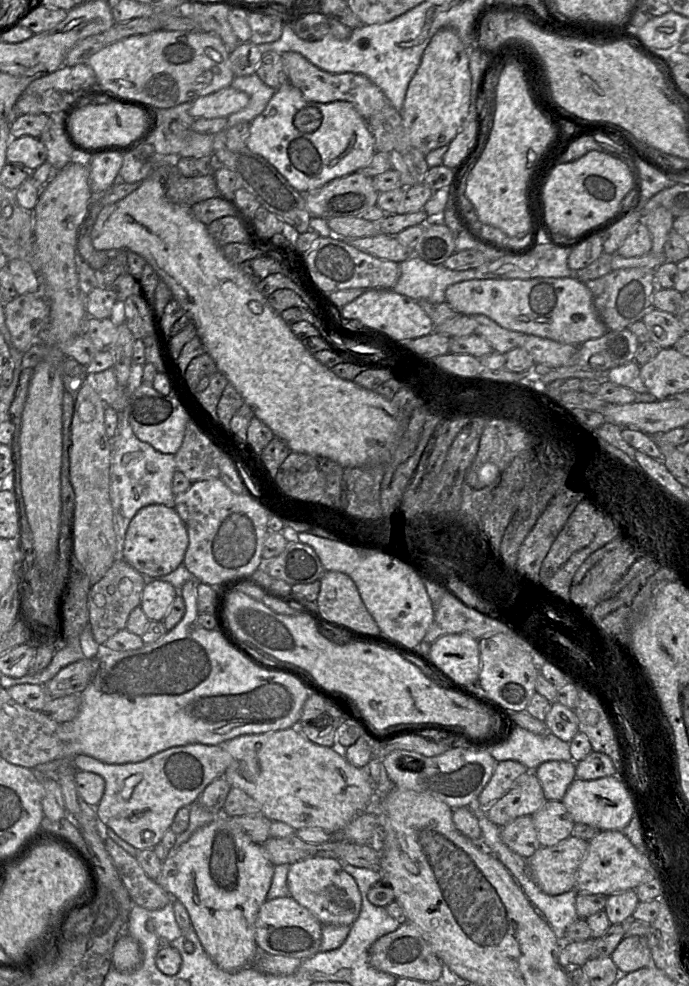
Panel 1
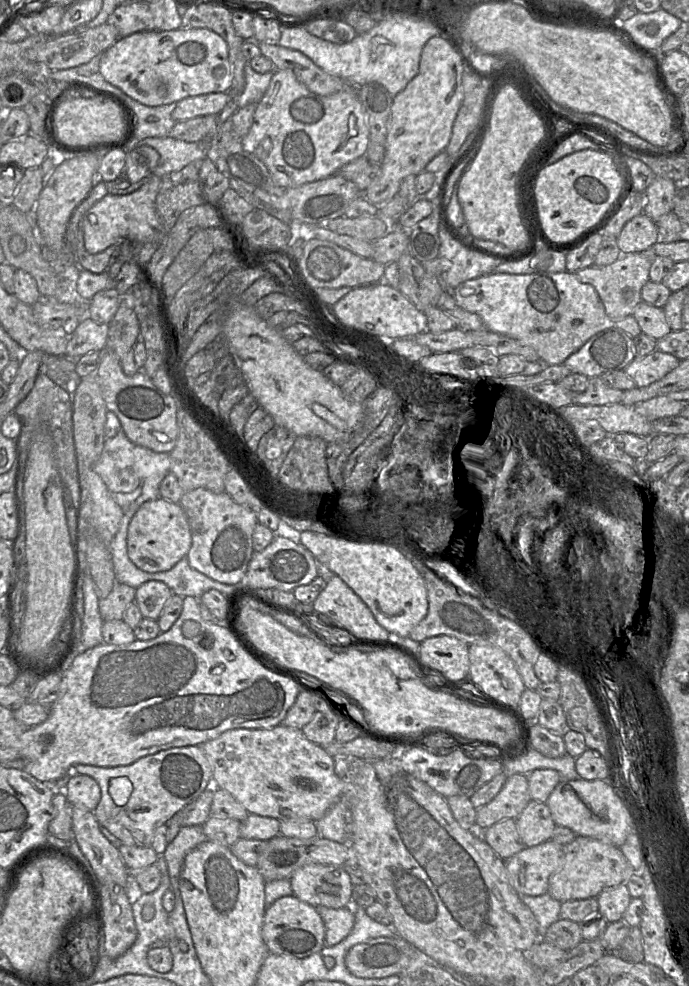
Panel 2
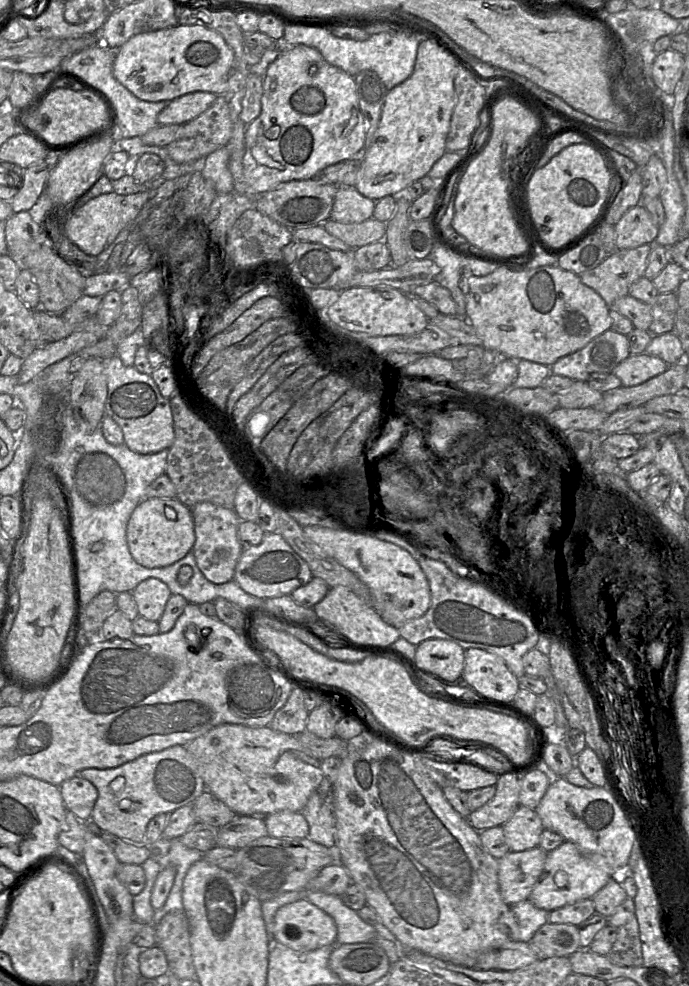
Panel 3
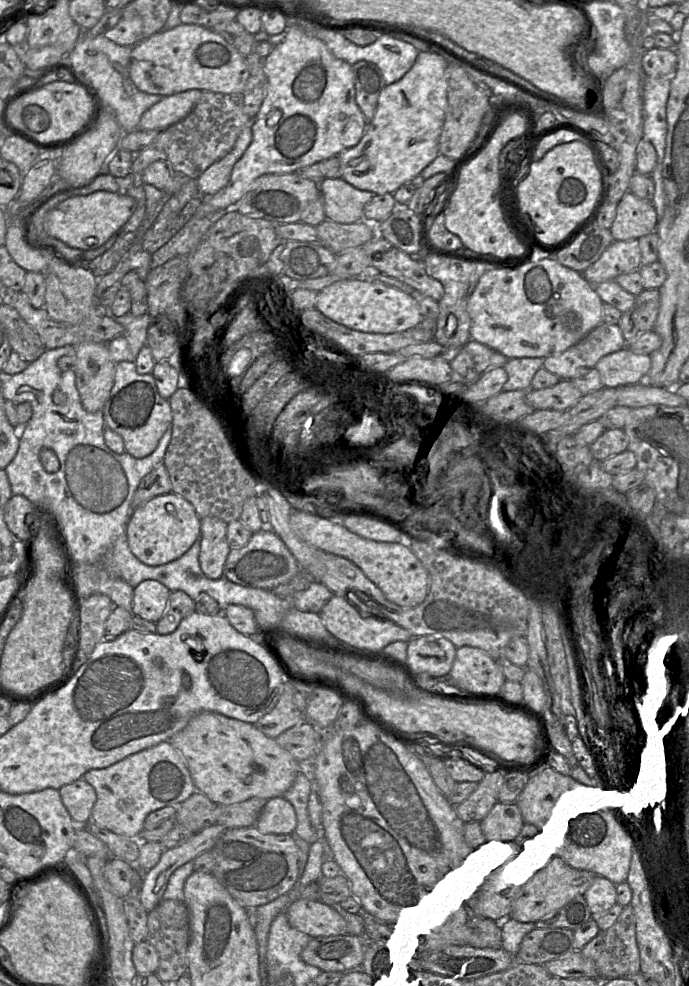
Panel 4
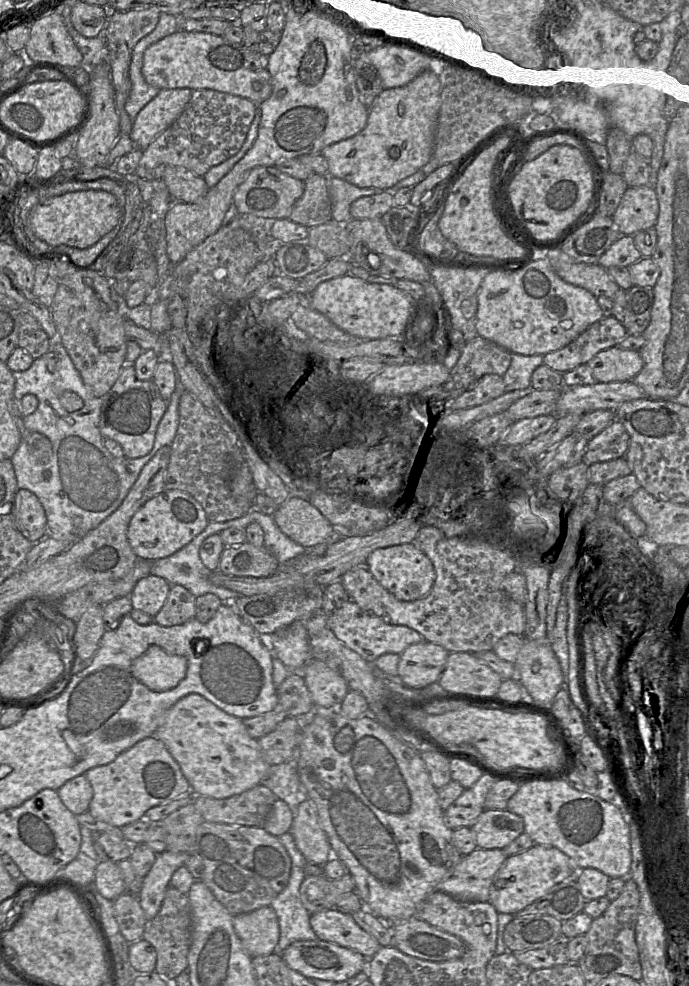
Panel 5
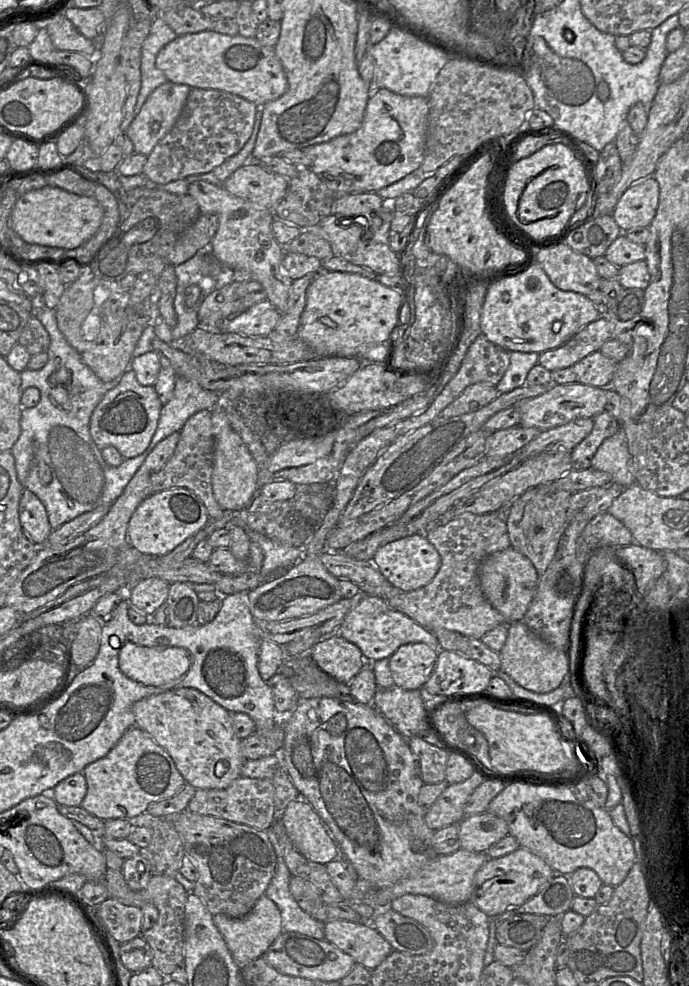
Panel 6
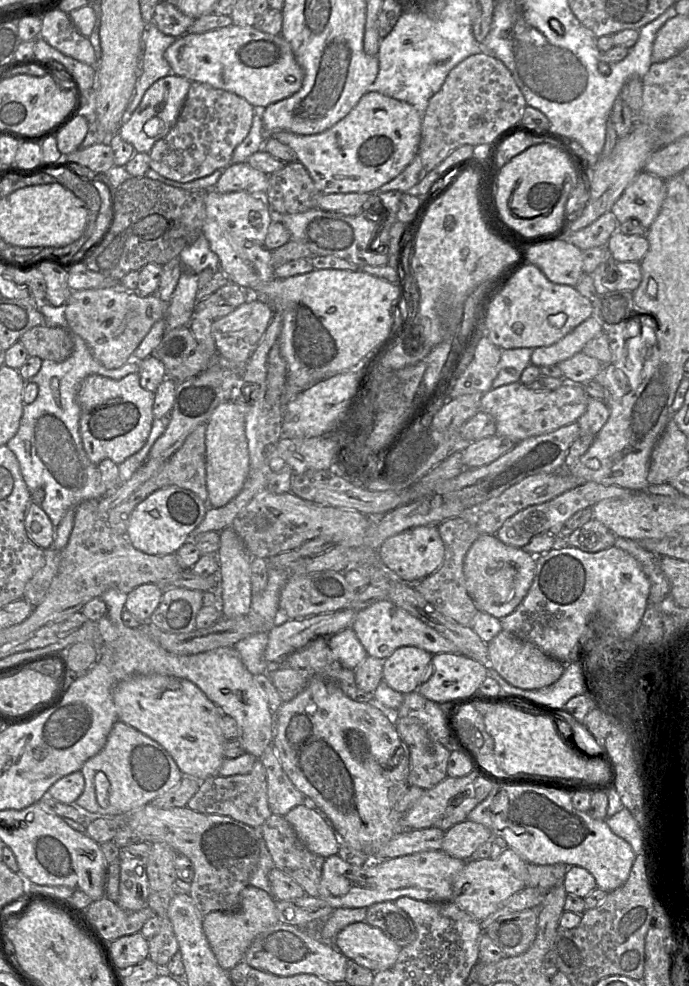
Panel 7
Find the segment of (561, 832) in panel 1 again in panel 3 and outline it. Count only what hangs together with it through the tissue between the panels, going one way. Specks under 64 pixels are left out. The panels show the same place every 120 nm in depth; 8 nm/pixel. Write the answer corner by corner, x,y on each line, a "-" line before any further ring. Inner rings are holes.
519,806
502,829
510,852
538,847
544,830
536,811
525,806

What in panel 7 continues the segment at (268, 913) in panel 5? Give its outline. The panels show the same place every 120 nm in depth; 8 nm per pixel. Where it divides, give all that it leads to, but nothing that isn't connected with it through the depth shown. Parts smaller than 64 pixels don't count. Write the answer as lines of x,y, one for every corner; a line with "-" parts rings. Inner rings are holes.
247,886
240,894
240,903
234,911
213,911
203,918
203,931
219,965
232,970
243,961
252,941
268,927
278,922
275,899
262,889

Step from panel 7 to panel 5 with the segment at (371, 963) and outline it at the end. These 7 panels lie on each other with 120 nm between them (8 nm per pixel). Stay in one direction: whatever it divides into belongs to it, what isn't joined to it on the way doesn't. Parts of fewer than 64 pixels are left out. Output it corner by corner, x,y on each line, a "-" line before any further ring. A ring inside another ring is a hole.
338,909
311,914
310,925
319,940
352,949
367,959
372,958
382,947
374,936
354,921
351,914

